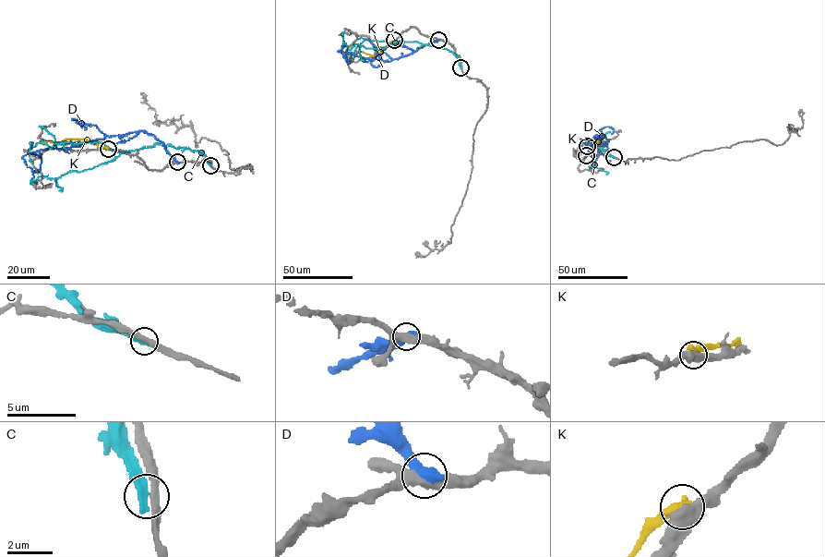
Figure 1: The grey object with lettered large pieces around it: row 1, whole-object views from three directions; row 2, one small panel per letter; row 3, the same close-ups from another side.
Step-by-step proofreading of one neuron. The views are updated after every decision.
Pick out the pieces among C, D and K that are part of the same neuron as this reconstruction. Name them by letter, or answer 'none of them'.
none of them

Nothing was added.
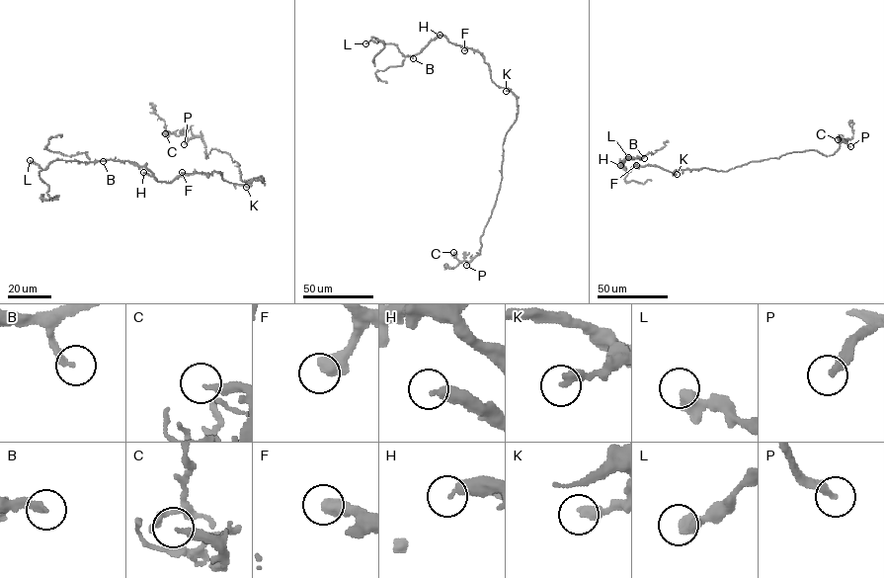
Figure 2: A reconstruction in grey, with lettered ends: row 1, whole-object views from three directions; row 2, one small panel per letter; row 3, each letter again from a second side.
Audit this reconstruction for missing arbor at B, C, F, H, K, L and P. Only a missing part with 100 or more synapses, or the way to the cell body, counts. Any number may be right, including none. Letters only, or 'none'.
P

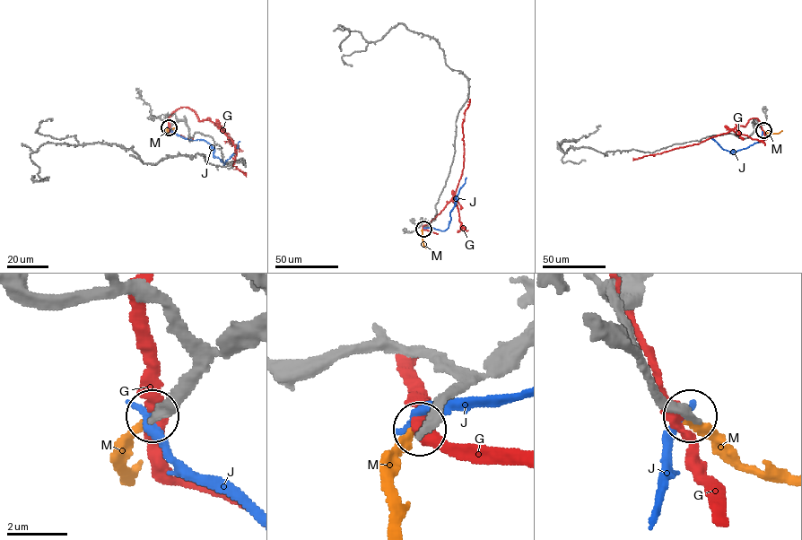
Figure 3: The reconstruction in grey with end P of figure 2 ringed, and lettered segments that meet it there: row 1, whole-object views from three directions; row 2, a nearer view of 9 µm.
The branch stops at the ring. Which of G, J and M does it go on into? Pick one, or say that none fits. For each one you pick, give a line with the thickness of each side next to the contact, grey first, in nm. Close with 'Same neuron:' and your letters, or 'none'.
M: calibres 320 and 260 nm
Same neuron: M

